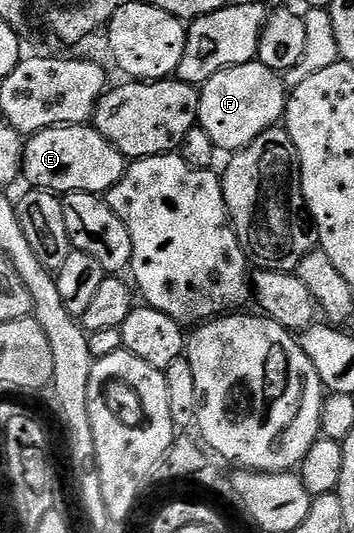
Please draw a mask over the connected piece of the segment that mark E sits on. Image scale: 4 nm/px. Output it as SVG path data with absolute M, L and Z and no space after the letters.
M73 124L59 128L45 128L29 137L22 149L22 171L27 185L43 192L65 194L67 192L109 192L120 178L124 178L126 157L116 150L106 138L92 126Z

